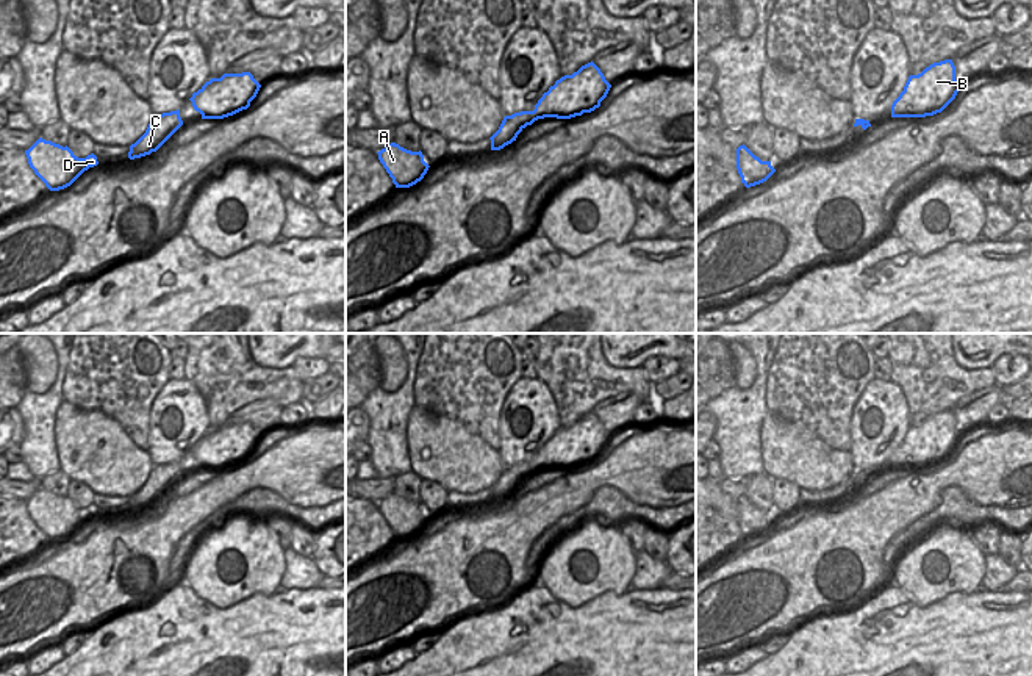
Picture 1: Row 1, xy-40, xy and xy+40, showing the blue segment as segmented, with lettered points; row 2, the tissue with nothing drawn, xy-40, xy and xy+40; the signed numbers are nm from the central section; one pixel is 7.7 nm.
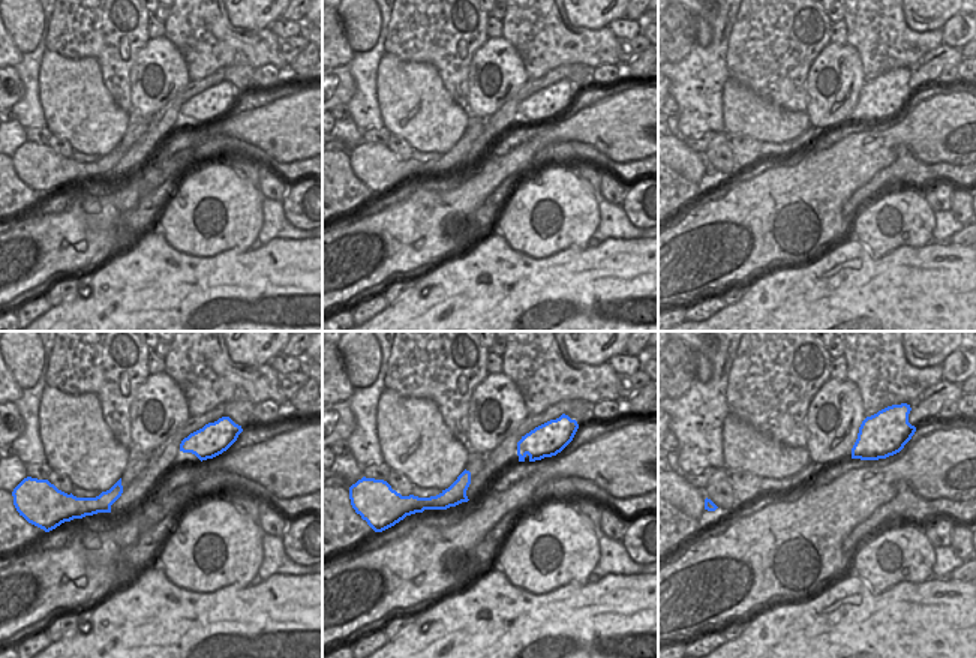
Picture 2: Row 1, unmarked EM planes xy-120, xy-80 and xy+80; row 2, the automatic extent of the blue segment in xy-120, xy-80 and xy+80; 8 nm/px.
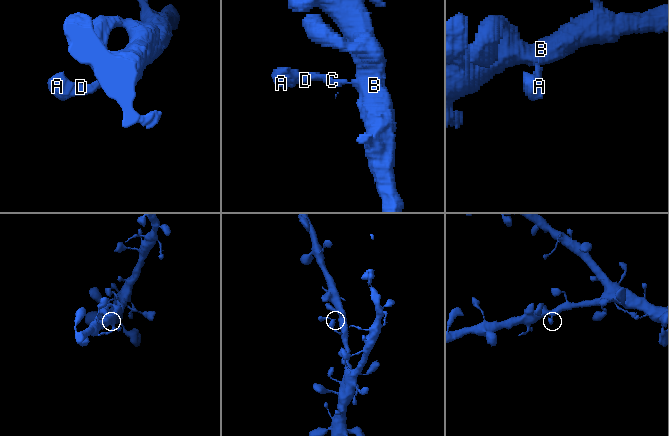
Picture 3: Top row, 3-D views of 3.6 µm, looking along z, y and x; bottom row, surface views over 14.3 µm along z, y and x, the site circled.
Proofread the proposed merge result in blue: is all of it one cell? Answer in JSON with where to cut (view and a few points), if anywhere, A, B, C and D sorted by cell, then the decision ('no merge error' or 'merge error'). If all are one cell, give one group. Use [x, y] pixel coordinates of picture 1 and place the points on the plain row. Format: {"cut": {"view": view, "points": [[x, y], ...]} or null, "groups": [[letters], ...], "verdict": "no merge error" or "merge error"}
{"cut": null, "groups": [["A", "B", "C", "D"]], "verdict": "no merge error"}

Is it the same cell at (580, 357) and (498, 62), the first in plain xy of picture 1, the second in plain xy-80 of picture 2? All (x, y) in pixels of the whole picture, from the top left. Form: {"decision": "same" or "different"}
{"decision": "different"}

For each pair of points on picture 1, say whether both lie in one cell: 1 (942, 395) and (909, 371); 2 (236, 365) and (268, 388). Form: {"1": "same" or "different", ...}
{"1": "same", "2": "same"}

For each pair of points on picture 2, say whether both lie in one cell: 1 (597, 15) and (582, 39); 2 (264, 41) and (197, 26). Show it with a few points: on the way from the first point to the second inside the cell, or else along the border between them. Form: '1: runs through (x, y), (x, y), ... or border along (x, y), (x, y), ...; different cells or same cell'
1: border along (564, 15), (573, 26), (606, 27); different cells
2: runs through (248, 41), (213, 41); same cell

